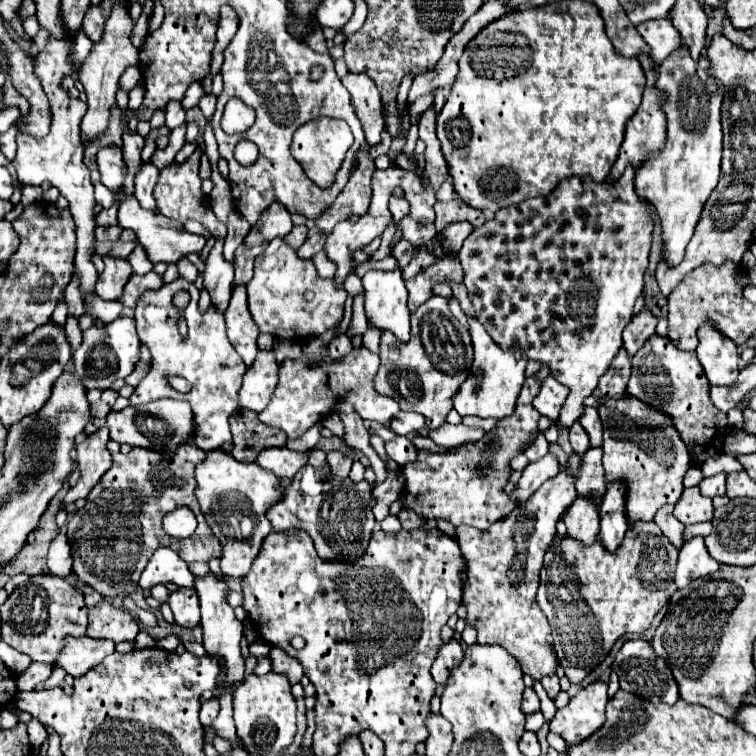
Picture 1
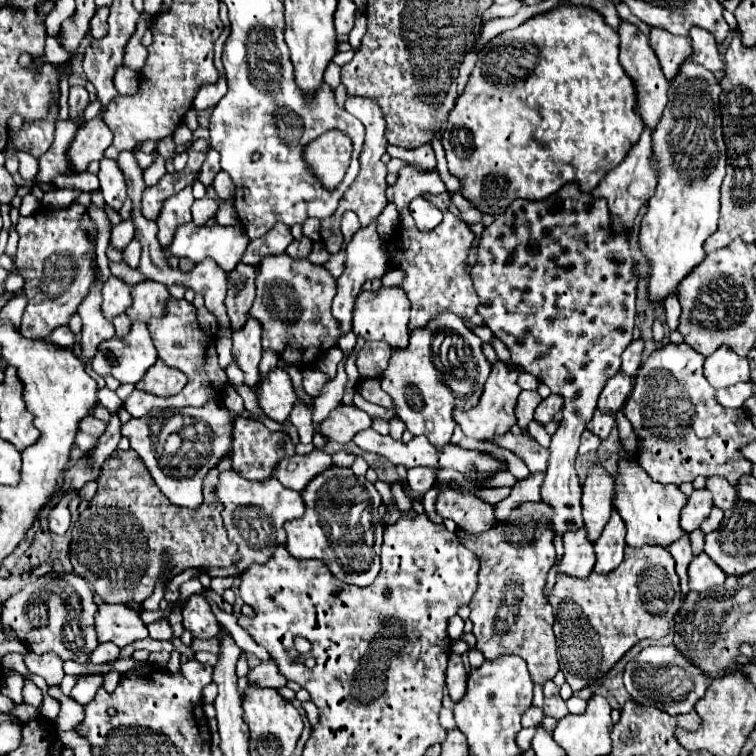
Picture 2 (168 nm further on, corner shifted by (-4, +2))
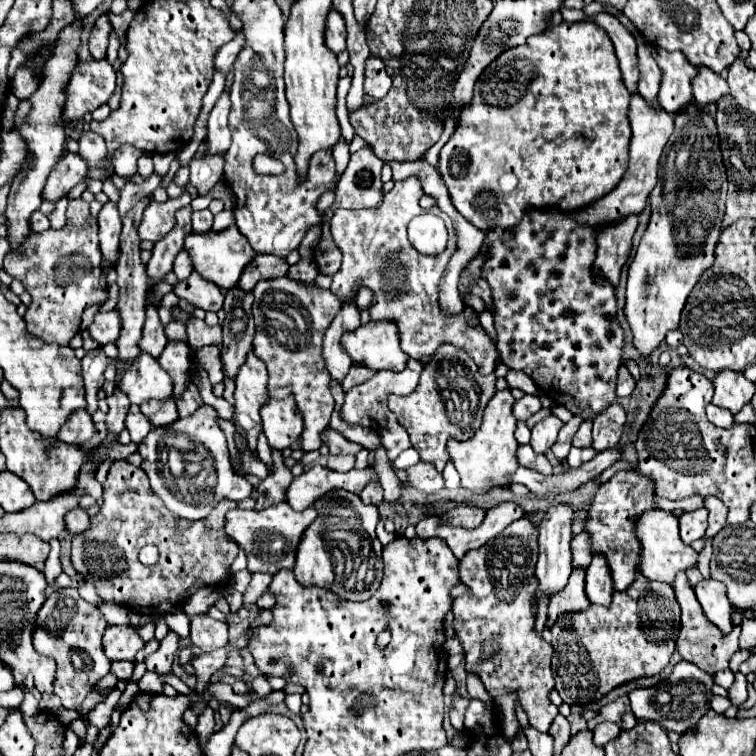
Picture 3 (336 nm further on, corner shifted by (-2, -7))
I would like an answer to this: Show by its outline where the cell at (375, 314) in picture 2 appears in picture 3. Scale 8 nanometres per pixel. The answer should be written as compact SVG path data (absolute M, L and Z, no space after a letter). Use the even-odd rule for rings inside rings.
M370 321L366 325L360 325L352 333L344 333L342 347L348 351L354 363L362 363L378 371L400 371L410 359L400 349L396 321Z

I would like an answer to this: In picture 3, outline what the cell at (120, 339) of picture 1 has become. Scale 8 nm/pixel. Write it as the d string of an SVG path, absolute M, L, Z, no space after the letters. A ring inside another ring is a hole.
M140 351L140 357L136 357L136 361L118 359L116 369L120 373L118 387L124 389L130 403L140 405L148 399L172 397L172 379L156 363L156 359L148 357L148 353Z

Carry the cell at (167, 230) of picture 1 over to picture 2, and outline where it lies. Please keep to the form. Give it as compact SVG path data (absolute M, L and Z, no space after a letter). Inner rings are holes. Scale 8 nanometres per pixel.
M190 222L190 224L178 226L178 232L176 232L174 242L170 244L168 252L172 256L178 256L178 258L190 258L192 262L202 262L204 258L212 258L212 260L216 260L216 264L222 270L232 272L236 268L236 264L240 262L246 246L248 246L248 242L250 242L250 238L246 236L246 230L238 222L232 224L232 226L220 226L220 224L198 226L194 222Z

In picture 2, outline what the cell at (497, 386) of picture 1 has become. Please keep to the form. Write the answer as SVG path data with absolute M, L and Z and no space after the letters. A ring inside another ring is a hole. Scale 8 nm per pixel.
M498 362L492 366L492 372L484 384L482 400L478 402L478 406L472 408L470 412L460 412L460 410L454 412L454 422L462 428L464 436L470 436L476 440L492 440L496 434L506 434L516 424L514 406L516 406L518 394L522 392L522 388L516 384L516 378L518 378L518 370L508 370L504 362Z

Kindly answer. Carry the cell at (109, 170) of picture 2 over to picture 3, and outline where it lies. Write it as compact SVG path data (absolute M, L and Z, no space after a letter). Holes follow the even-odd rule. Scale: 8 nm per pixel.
M108 201L106 205L102 205L102 211L98 215L98 227L100 227L102 257L116 263L118 243L120 243L120 229L122 229L122 219L120 219L116 203Z

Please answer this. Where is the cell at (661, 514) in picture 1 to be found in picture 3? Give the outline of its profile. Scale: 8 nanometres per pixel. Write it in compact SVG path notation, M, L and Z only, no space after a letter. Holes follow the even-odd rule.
M678 573L678 575L676 575L674 589L676 589L676 599L678 599L678 603L680 603L680 609L682 609L680 633L678 633L678 639L676 639L676 649L678 649L678 653L682 655L682 659L684 659L684 661L690 661L690 663L694 663L694 665L698 665L702 671L706 671L706 673L710 673L710 675L714 675L716 671L728 669L730 657L740 649L738 637L740 637L741 625L734 625L732 633L722 635L720 629L716 629L716 625L712 625L712 623L706 619L704 611L700 609L700 603L696 601L694 589L690 587L686 573Z

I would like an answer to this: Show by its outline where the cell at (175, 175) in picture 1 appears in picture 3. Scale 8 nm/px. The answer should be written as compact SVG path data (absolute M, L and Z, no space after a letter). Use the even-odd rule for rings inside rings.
M182 207L176 211L176 225L172 227L172 231L168 231L160 241L154 243L152 249L152 257L148 261L148 275L152 277L152 283L162 281L162 277L172 271L172 263L174 257L182 251L182 241L188 235L188 231L192 231L190 225L190 215L192 209L190 207Z

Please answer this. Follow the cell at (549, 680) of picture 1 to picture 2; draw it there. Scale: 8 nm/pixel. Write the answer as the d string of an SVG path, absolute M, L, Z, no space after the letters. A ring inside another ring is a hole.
M546 682L544 684L544 716L552 716L556 720L562 720L568 714L566 702L560 698L560 692L556 688L554 682Z

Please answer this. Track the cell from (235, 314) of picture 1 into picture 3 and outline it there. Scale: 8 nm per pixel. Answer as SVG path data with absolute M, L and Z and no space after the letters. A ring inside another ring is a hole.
M248 353L244 365L240 367L240 373L236 375L236 391L234 391L234 423L236 431L244 433L248 439L250 449L256 449L256 437L262 429L260 421L260 407L264 401L268 401L266 391L266 365L254 355Z

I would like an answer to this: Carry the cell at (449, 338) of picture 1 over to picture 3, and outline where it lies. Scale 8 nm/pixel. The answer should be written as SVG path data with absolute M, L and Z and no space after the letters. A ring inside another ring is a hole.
M440 345L440 349L436 349L436 353L424 365L420 385L408 397L388 397L388 407L398 417L398 423L408 431L412 447L416 447L420 453L420 461L442 471L448 461L448 437L464 441L476 433L484 407L496 391L494 381L496 375L482 375L464 349L456 349L456 345Z

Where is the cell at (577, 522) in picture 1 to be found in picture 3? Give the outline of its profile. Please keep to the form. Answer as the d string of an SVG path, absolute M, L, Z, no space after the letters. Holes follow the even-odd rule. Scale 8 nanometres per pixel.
M574 569L572 577L568 579L568 585L560 591L554 593L550 597L550 607L548 607L548 625L554 623L554 619L558 619L562 613L572 613L572 611L584 611L590 601L584 593L584 569Z

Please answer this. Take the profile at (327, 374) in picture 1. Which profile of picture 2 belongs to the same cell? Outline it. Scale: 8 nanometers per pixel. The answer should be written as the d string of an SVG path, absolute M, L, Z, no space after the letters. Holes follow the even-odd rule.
M296 402L294 410L290 414L290 422L296 426L296 430L300 434L300 442L310 444L312 442L312 408L304 406L302 402Z

